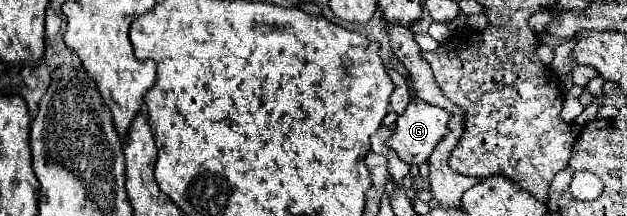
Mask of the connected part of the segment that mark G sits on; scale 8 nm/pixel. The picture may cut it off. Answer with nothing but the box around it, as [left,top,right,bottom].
[387,97,451,167]

